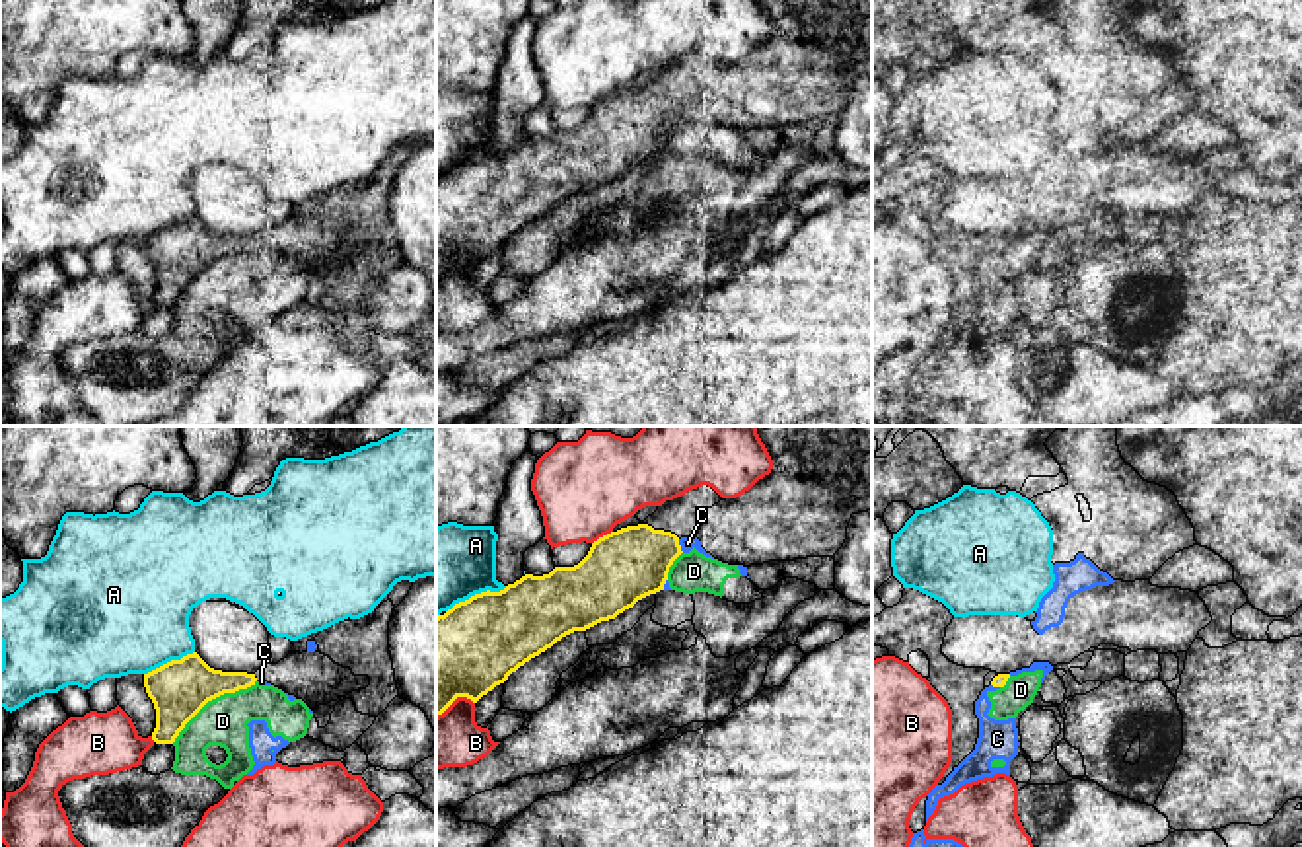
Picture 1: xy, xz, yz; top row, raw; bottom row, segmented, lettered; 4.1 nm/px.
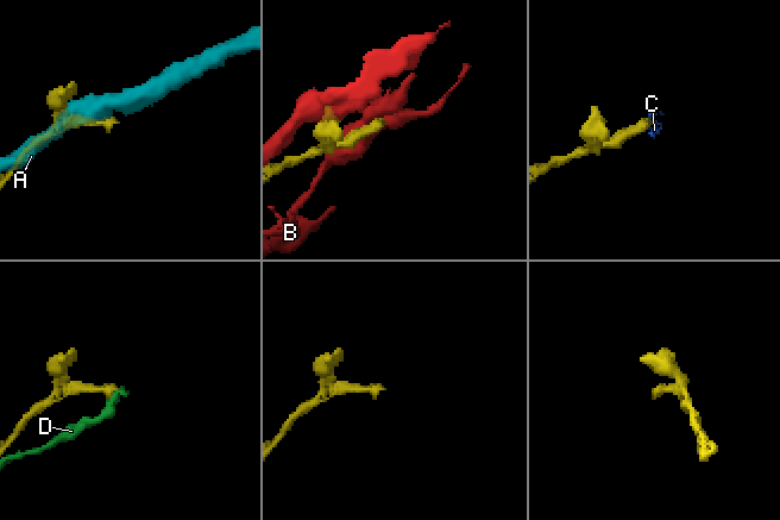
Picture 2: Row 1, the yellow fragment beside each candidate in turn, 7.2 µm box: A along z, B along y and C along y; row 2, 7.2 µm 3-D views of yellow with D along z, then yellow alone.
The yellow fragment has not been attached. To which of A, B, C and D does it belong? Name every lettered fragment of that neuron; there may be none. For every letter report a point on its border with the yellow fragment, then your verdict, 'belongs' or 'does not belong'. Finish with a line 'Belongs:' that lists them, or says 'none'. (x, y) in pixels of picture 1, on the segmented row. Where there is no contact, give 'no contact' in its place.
A: contact xz (475, 594); does not belong
B: contact xz (604, 536); does not belong
C: contact xz (680, 546); does not belong
D: contact xy (211, 699); does not belong
Belongs: none

